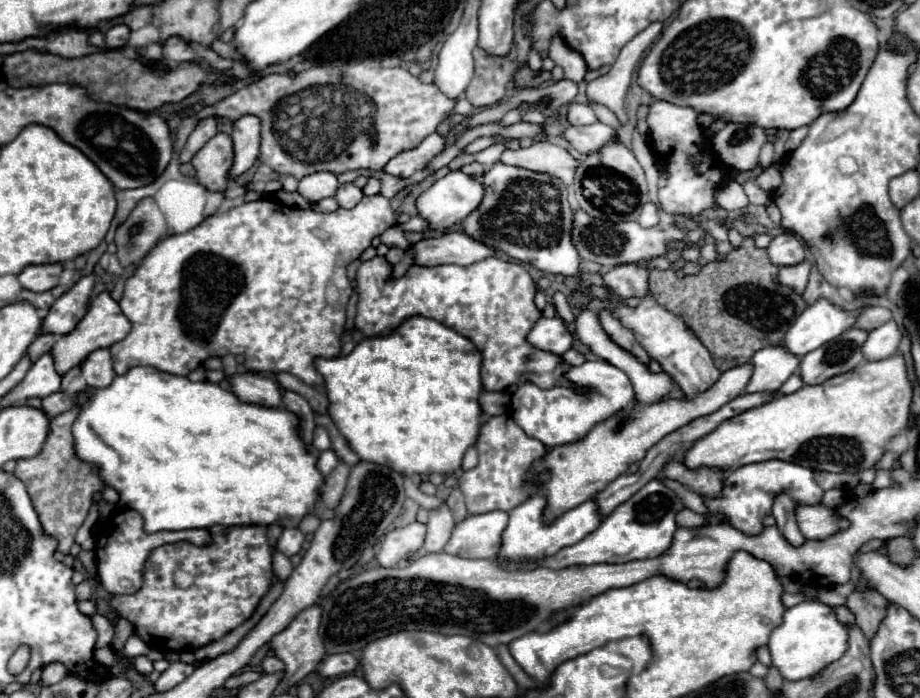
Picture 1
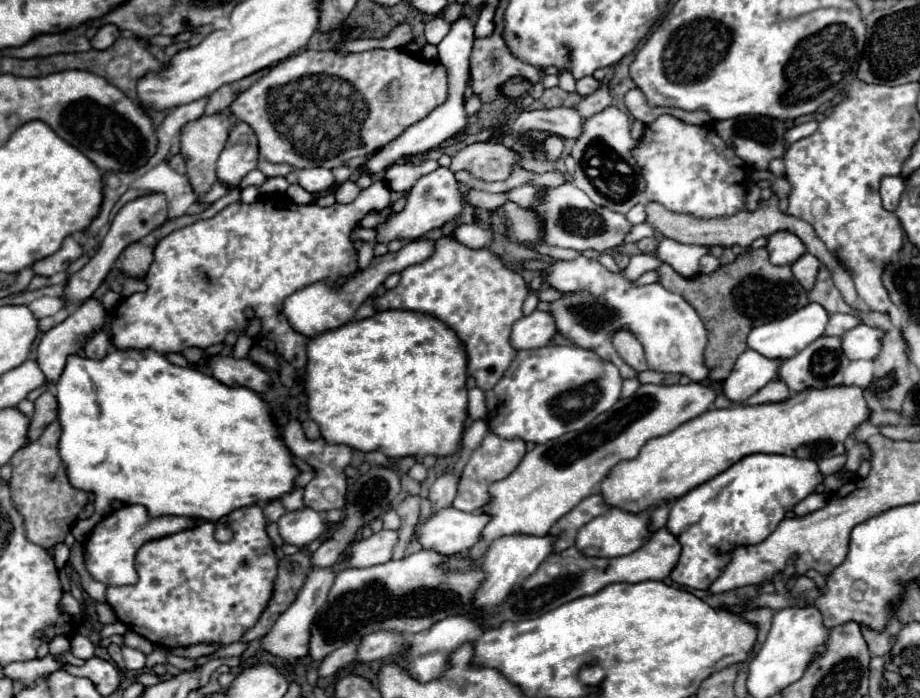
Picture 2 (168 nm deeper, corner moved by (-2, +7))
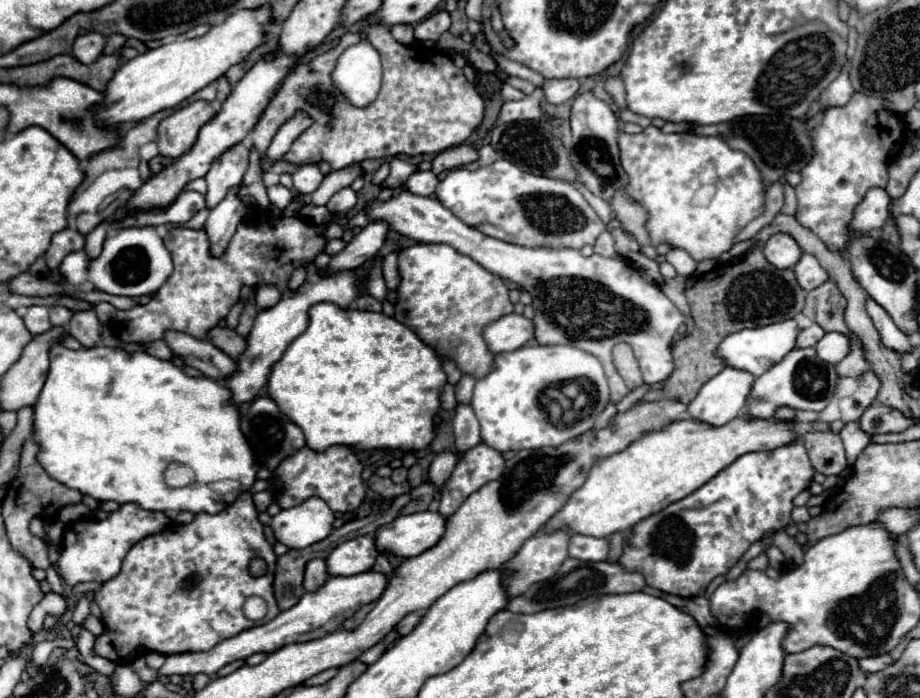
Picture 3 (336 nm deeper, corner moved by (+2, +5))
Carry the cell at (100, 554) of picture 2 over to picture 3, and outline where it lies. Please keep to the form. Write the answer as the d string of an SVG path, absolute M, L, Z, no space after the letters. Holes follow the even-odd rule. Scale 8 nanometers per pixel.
M132 503L122 505L118 511L110 513L106 519L74 521L64 531L56 571L68 585L76 585L82 581L106 583L108 579L116 577L116 573L120 573L122 559L132 545L136 545L140 539L144 539L152 533L160 533L168 523L170 523L170 519L166 517L166 513L146 511Z

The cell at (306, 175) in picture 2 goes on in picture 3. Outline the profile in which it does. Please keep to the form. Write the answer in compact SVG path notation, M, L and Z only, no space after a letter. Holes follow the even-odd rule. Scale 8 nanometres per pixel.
M300 165L298 171L292 175L294 179L294 189L302 195L310 195L318 189L320 181L324 179L324 175L320 173L320 169L316 165Z

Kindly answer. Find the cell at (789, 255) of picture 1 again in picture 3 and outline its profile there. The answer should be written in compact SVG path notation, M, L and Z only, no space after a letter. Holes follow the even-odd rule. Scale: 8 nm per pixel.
M776 233L766 241L764 255L778 269L790 269L798 263L798 259L802 255L802 249L798 247L798 243L790 235Z

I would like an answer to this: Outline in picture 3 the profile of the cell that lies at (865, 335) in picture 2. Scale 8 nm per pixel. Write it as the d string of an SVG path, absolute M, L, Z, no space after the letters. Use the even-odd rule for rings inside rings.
M826 333L818 343L816 343L816 355L826 361L836 365L838 361L842 361L848 351L850 351L850 341L846 335L842 333Z

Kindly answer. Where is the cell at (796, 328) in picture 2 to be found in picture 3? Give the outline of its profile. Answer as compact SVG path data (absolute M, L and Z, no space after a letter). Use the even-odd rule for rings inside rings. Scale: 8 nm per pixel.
M794 319L766 325L766 327L758 327L758 329L742 329L738 333L732 333L726 339L722 339L718 343L714 355L720 361L726 361L728 367L748 371L750 375L758 377L760 373L764 373L768 367L772 367L776 361L780 361L786 353L790 353L794 349L794 341L796 341L798 331L800 329L798 329L798 323Z

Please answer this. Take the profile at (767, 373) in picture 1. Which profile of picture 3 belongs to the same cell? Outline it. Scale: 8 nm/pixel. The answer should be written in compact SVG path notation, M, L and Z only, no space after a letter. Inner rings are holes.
M722 369L702 385L698 395L690 401L686 413L690 419L720 427L742 413L742 405L752 389L754 377L738 369Z

